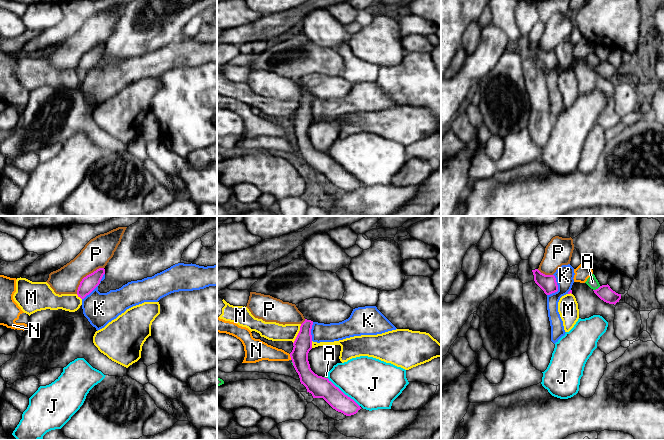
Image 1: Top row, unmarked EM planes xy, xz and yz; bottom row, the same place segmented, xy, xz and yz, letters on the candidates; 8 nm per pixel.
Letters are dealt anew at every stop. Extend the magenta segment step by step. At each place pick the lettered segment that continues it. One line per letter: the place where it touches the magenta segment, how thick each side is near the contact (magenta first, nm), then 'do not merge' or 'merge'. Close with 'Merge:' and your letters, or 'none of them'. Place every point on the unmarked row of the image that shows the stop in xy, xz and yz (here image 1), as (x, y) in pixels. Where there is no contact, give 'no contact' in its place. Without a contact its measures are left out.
A: meets magenta in yz at (596, 65); 120 nm thick on the magenta side, 90 nm on the other; do not merge
J: meets magenta in xz at (342, 168); 180 nm thick on the magenta side, 400 nm on the other; do not merge
K: meets magenta in yz at (557, 63); 140 nm thick on the magenta side, 150 nm on the other; do not merge
M: meets magenta in xz at (298, 110); 140 nm thick on the magenta side, 150 nm on the other; do not merge
N: meets magenta in xz at (290, 132); 140 nm thick on the magenta side, 150 nm on the other; do not merge
P: meets magenta in xy at (86, 52); 120 nm thick on the magenta side, 220 nm on the other; do not merge
Merge: none of them

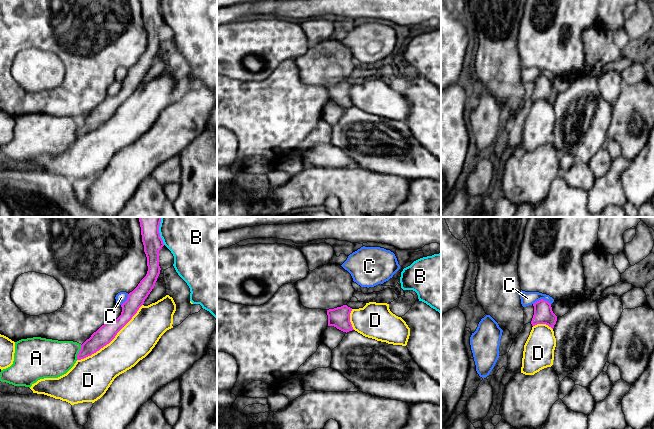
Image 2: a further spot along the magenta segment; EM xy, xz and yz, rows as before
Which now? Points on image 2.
A: meets magenta in xy at (79, 128); 150 nm thick on the magenta side, 300 nm on the other; do not merge
B: meets magenta in xy at (159, 10); 160 nm thick on the magenta side, 320 nm on the other; do not merge
C: meets magenta in yz at (541, 75); 160 nm thick on the magenta side, 110 nm on the other; do not merge
D: meets magenta in xy at (112, 115); 150 nm thick on the magenta side, 300 nm on the other; do not merge
Merge: none of them

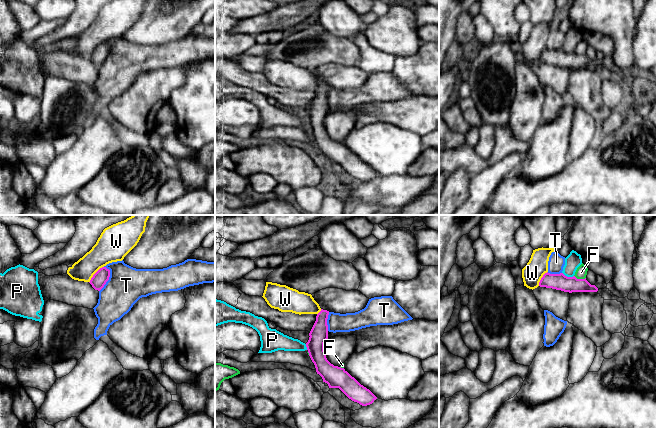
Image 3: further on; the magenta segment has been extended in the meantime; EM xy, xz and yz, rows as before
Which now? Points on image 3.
F: meets magenta in yz at (580, 55); 130 nm thick on the magenta side, 90 nm on the other; do not merge
P: meets magenta in yz at (568, 53); 130 nm thick on the magenta side, 120 nm on the other; do not merge
T: meets magenta in xy at (108, 55); 120 nm thick on the magenta side, 300 nm on the other; do not merge
W: meets magenta in xy at (94, 50); 120 nm thick on the magenta side, 220 nm on the other; do not merge
Merge: none of them

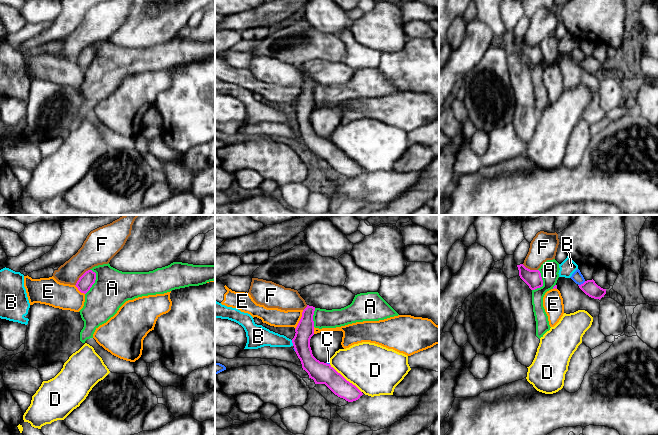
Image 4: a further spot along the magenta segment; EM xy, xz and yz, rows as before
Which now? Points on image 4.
A: meets magenta in xy at (94, 58); 120 nm thick on the magenta side, 300 nm on the other; do not merge
B: meets magenta in xz at (292, 118); 140 nm thick on the magenta side, 150 nm on the other; do not merge
C: meets magenta in yz at (581, 60); 120 nm thick on the magenta side, 90 nm on the other; do not merge
D: meets magenta in xz at (344, 154); 180 nm thick on the magenta side, 400 nm on the other; do not merge
E: meets magenta in xz at (300, 96); 140 nm thick on the magenta side, 150 nm on the other; do not merge
F: meets magenta in xy at (80, 53); 120 nm thick on the magenta side, 220 nm on the other; do not merge
Merge: none of them

